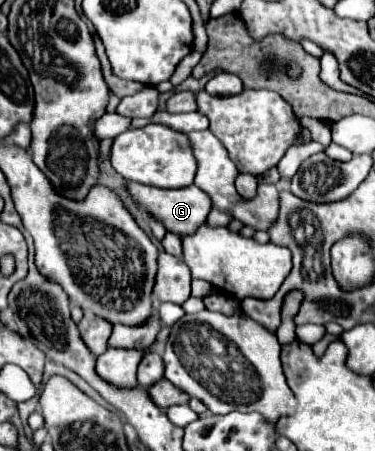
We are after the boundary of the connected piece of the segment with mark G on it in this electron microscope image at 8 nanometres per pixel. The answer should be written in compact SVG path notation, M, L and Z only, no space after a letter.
M126 182L126 190L128 194L134 198L134 202L138 204L138 208L154 218L158 218L164 228L176 236L188 236L192 232L196 232L196 228L200 224L204 224L212 204L210 198L196 186L188 186L188 188L178 188L178 190L164 190L164 188L154 188L154 186L144 186L138 182Z

